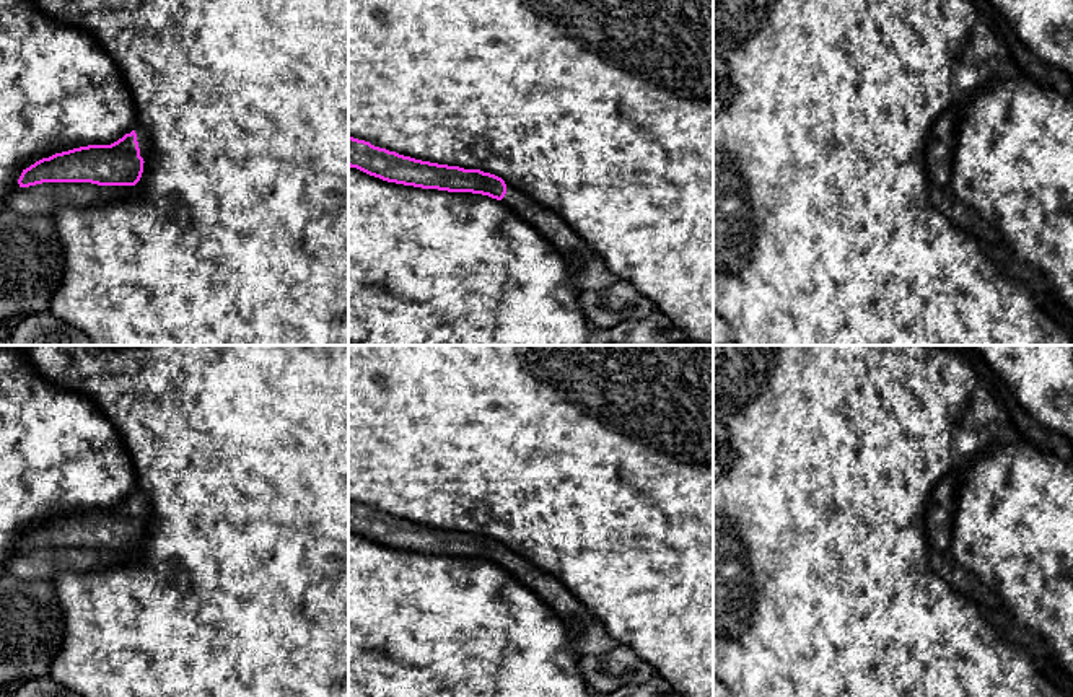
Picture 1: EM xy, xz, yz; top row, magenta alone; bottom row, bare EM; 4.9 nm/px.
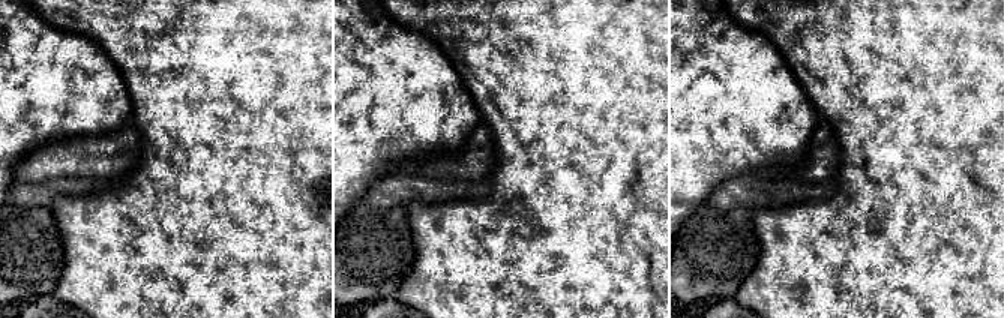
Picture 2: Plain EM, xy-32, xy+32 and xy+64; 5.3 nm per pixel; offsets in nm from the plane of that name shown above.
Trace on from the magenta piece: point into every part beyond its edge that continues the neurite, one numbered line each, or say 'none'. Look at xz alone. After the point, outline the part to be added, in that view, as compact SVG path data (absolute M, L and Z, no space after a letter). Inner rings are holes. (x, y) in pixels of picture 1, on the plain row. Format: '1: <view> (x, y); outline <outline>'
1: xz (573, 614); outline M506 549L506 559L501 568L555 611L575 645L588 622L594 619L593 612L560 580L545 573L511 549Z

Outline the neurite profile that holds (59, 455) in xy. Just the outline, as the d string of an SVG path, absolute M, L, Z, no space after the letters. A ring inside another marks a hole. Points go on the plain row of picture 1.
M0 345L0 576L5 563L20 554L21 537L42 523L88 510L111 510L137 493L137 476L129 451L109 419L90 397L46 381L28 360L20 345Z

